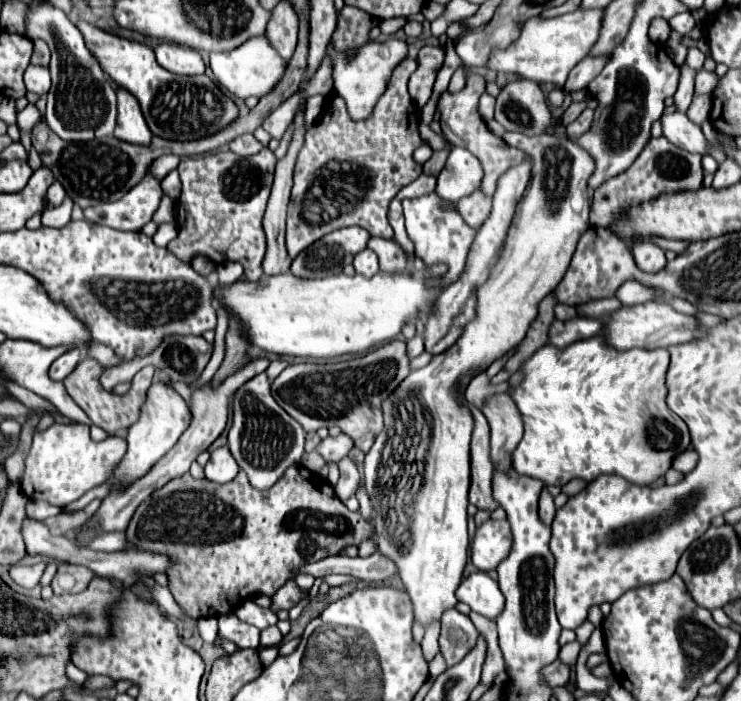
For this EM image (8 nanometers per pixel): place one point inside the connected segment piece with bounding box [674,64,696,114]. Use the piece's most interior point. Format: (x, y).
(686, 89)

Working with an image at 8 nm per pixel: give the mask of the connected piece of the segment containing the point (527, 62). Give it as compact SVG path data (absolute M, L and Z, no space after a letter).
M574 10L556 18L530 18L520 38L506 50L496 50L490 56L488 68L496 72L516 72L534 82L552 82L564 88L568 72L586 58L586 50L594 46L594 38L598 38L598 26L602 26L602 10Z

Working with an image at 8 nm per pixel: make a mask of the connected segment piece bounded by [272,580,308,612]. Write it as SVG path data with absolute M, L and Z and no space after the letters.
M288 580L288 582L272 596L272 600L274 600L272 610L274 610L274 612L280 610L280 608L290 610L290 608L296 606L298 602L302 602L304 598L308 598L308 592L304 592L302 588L298 588L298 584L296 584L294 580Z

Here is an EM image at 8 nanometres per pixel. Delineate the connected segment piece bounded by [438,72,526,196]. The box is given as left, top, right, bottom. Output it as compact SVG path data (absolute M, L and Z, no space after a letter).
M468 72L466 76L466 86L460 90L460 92L442 92L440 100L438 100L438 112L440 112L440 126L442 126L442 134L444 138L452 144L452 146L460 146L460 148L466 148L468 152L472 152L482 168L484 168L484 180L482 180L482 192L484 194L494 194L496 190L496 184L498 184L498 178L512 166L518 166L520 162L526 160L526 154L518 148L510 148L502 138L494 136L486 122L482 120L480 112L478 112L478 100L480 96L484 94L484 88L486 88L486 82L480 74L476 72Z

